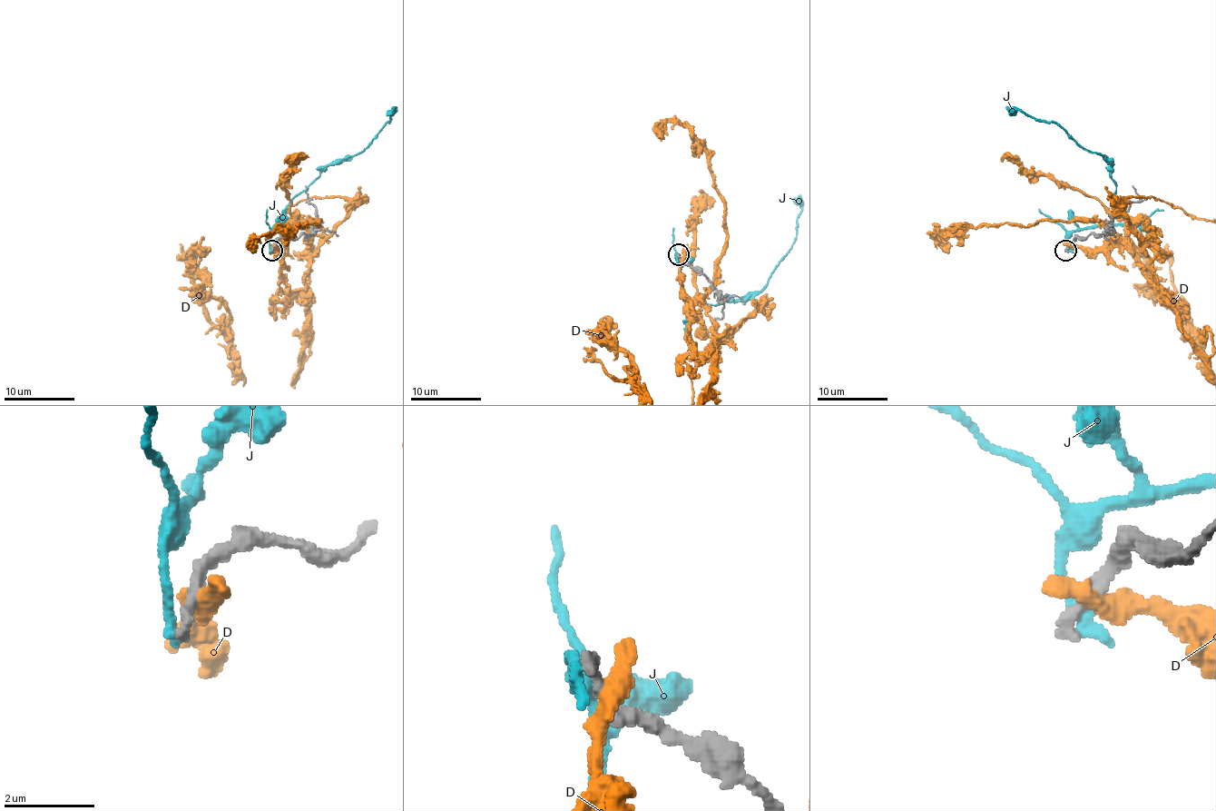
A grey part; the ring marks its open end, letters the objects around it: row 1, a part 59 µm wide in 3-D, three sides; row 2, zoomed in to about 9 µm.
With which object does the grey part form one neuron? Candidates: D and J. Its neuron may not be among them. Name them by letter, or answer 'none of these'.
none of these

